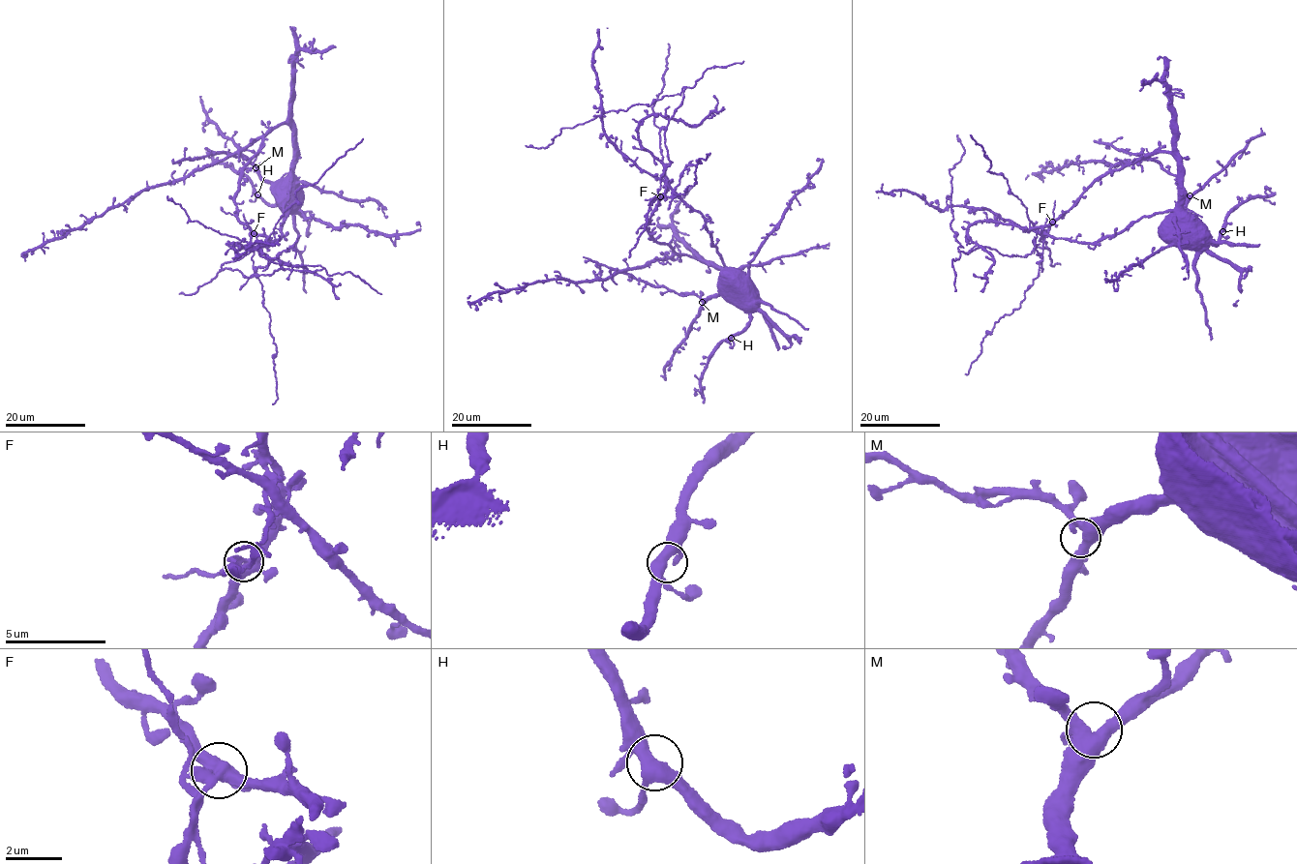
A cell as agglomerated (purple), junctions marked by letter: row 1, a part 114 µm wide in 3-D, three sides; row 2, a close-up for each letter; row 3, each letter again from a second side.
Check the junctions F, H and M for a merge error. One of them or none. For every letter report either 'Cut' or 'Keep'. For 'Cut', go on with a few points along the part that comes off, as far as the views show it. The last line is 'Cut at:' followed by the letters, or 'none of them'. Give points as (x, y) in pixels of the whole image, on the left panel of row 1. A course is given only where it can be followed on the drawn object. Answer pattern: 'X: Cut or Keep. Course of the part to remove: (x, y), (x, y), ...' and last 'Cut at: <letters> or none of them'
F: Cut. Course of the part to remove: (254, 232), (240, 255), (222, 268), (250, 278), (322, 268), (268, 261), (245, 242), (189, 219), (167, 195)
H: Keep
M: Keep
Cut at: F

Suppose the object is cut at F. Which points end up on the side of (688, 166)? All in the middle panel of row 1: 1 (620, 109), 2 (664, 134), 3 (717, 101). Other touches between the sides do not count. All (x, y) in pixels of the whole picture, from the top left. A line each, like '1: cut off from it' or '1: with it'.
1: with it
2: with it
3: cut off from it

